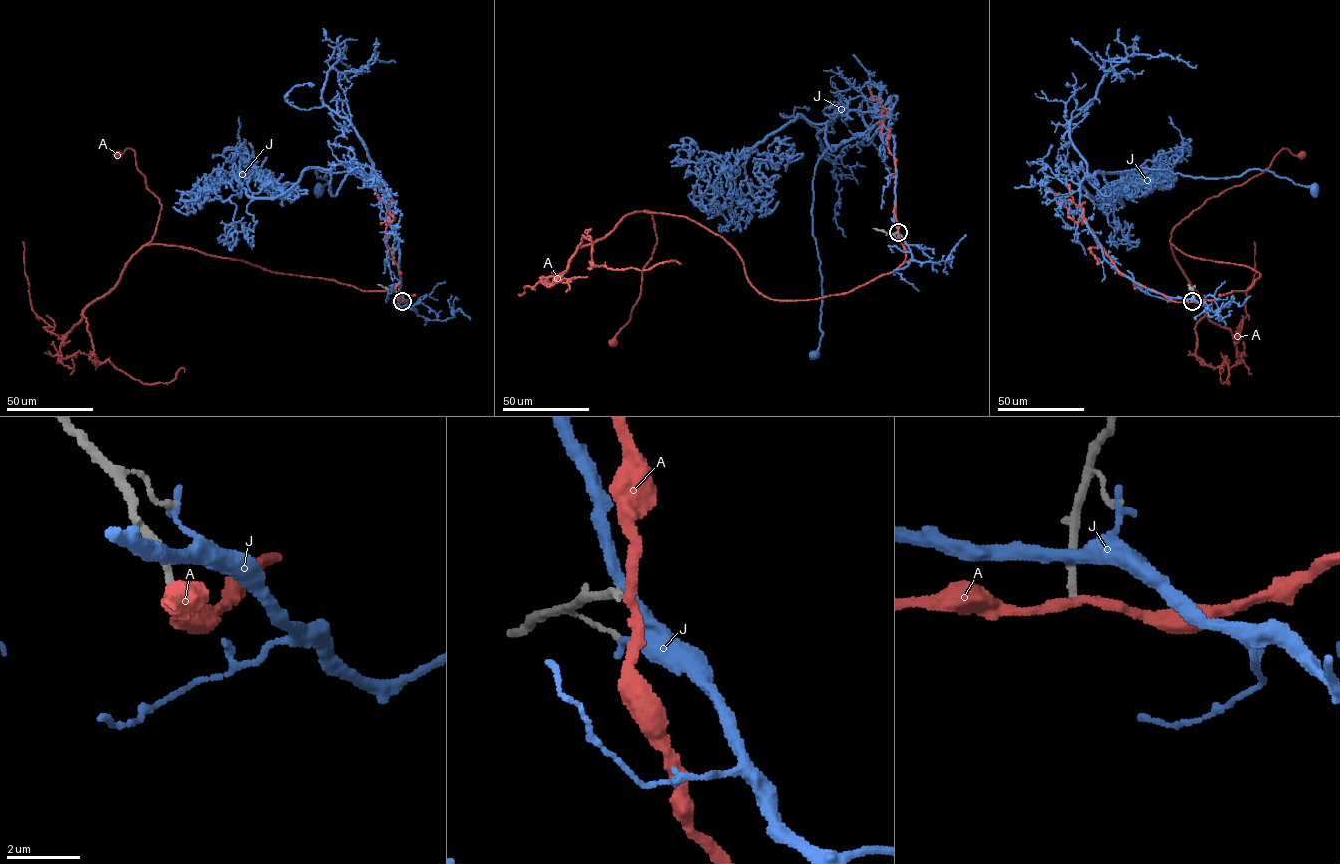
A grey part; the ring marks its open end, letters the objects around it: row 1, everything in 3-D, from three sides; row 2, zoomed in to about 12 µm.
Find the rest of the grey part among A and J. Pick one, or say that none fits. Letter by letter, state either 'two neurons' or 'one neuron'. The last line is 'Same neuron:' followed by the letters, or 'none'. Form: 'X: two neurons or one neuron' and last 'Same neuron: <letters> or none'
A: two neurons
J: two neurons
Same neuron: none

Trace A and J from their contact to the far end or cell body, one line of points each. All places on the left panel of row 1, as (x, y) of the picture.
A: (402, 302), (410, 297), (148, 243), (161, 208), (159, 199), (147, 188), (135, 153), (127, 148), (118, 155)
J: (402, 300), (387, 186), (360, 172), (317, 168), (322, 178), (327, 169), (320, 188)

